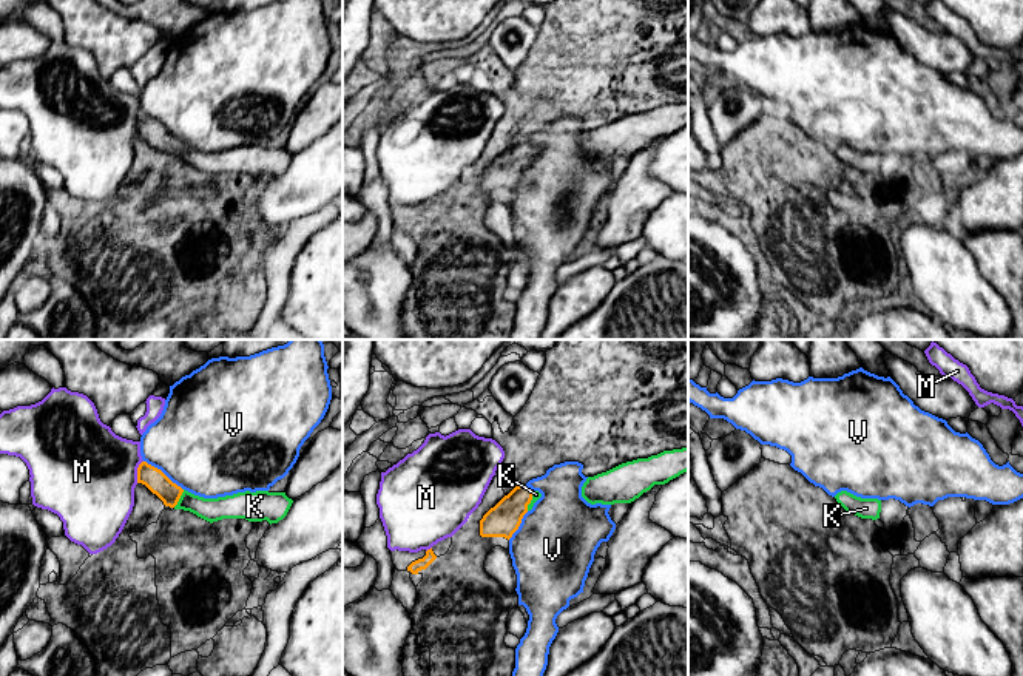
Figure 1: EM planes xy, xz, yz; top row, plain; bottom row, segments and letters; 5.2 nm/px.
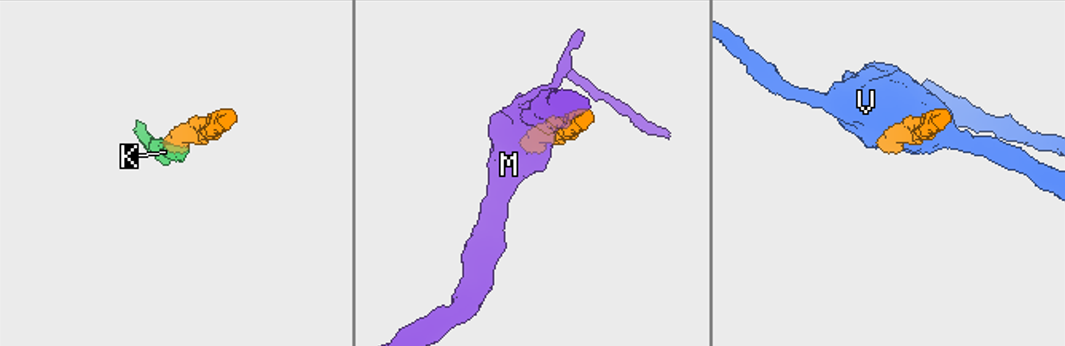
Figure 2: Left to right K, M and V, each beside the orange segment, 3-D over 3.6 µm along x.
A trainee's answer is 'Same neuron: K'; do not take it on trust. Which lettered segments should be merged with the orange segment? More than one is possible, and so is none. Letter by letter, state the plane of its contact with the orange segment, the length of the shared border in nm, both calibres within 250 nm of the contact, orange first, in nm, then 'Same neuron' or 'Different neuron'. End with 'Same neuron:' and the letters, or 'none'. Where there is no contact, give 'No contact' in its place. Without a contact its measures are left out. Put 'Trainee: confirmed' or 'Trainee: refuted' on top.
Trainee: confirmed
K: Touches orange in xy. Shared border 110 nm. Thickness 110 nm (orange) against 130 nm. Same neuron
M: Touches orange in xy. Shared border 120 nm. Thickness 110 nm (orange) against 480 nm. Different neuron
V: Touches orange in xy. Shared border 260 nm. Thickness 110 nm (orange) against 500 nm. Different neuron
Same neuron: K

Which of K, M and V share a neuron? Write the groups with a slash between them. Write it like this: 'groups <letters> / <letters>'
groups K / M / V

